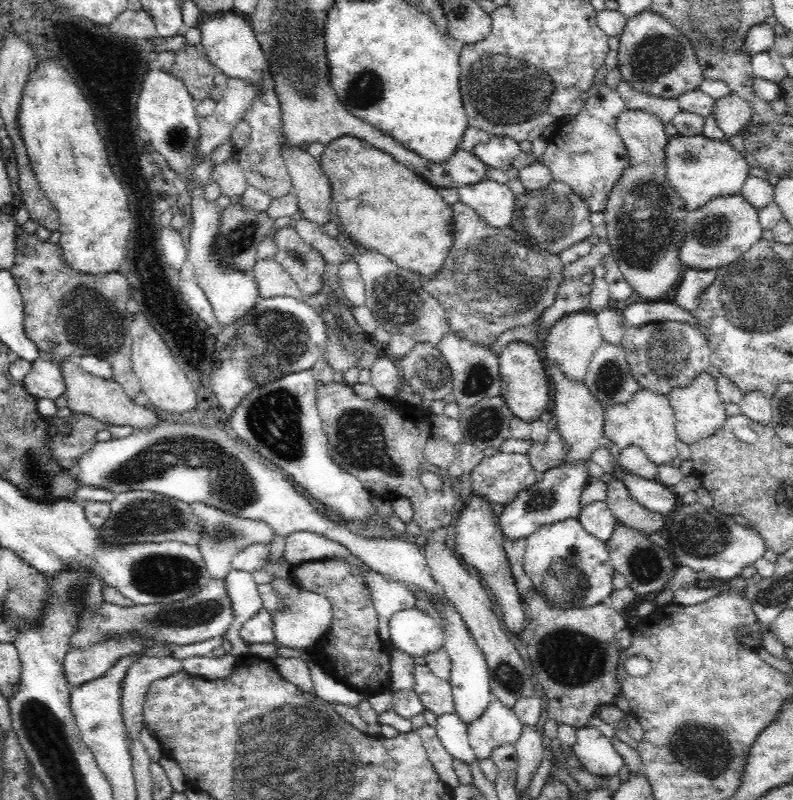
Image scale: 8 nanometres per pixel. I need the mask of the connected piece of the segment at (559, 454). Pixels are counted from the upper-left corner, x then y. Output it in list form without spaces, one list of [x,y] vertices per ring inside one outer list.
[[[551,427],[545,440],[532,442],[527,452],[529,463],[537,475],[546,473],[550,468],[558,466],[567,452],[567,444],[563,444],[557,431]]]

